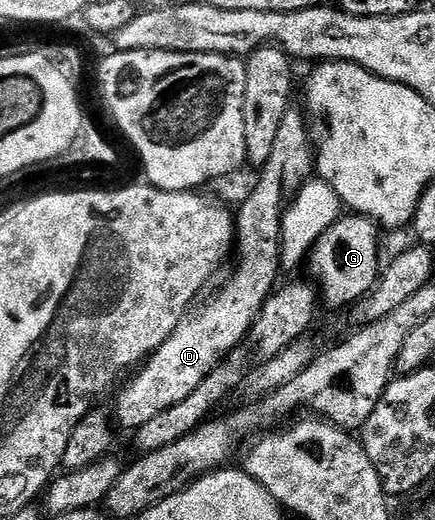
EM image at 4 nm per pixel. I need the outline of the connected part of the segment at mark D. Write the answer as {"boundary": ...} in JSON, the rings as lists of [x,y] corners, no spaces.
{"boundary":[[[290,108],[285,112],[285,120],[281,120],[281,129],[277,131],[277,140],[273,140],[273,153],[269,155],[269,160],[265,160],[265,164],[258,171],[259,183],[252,188],[251,195],[240,204],[239,210],[237,209],[233,254],[239,259],[235,262],[235,271],[232,272],[231,279],[203,307],[200,305],[198,308],[192,309],[186,318],[181,319],[177,328],[173,328],[169,340],[165,340],[165,344],[161,344],[161,348],[157,348],[154,354],[142,363],[141,369],[134,375],[136,378],[119,395],[117,395],[118,393],[114,395],[116,398],[113,422],[118,429],[120,426],[121,429],[128,430],[128,432],[139,430],[141,424],[149,424],[149,420],[154,420],[159,413],[165,412],[165,408],[173,408],[173,404],[181,404],[181,400],[188,398],[206,378],[210,378],[213,368],[247,339],[247,334],[251,331],[251,326],[255,323],[260,308],[276,289],[277,283],[280,281],[280,279],[278,280],[279,274],[281,275],[279,257],[283,251],[283,241],[281,240],[283,213],[291,205],[291,199],[299,193],[299,189],[312,177],[317,166],[316,155],[312,151],[311,154],[307,151],[308,119],[305,117],[304,111],[299,110]]]}

